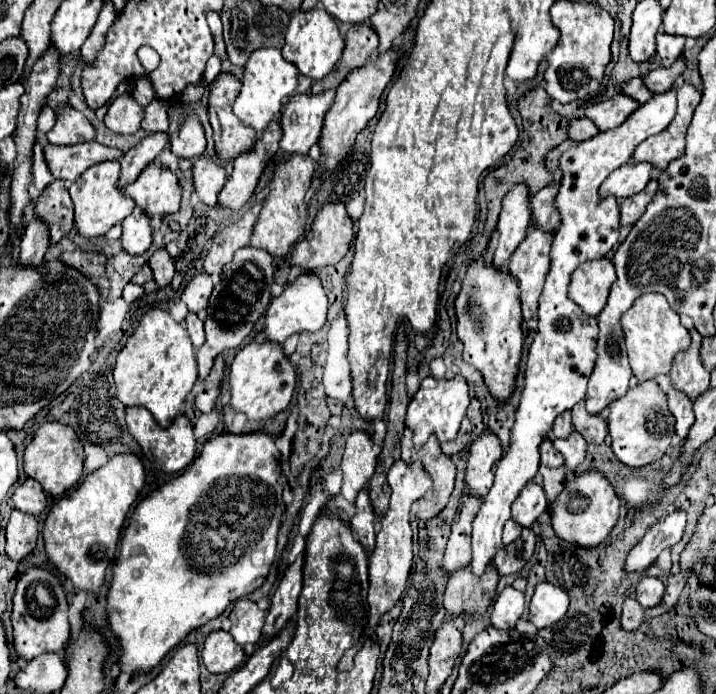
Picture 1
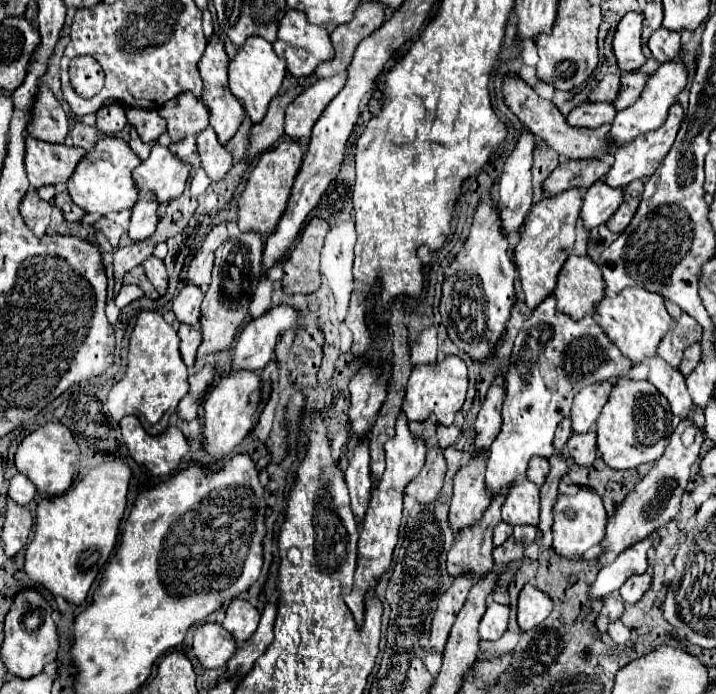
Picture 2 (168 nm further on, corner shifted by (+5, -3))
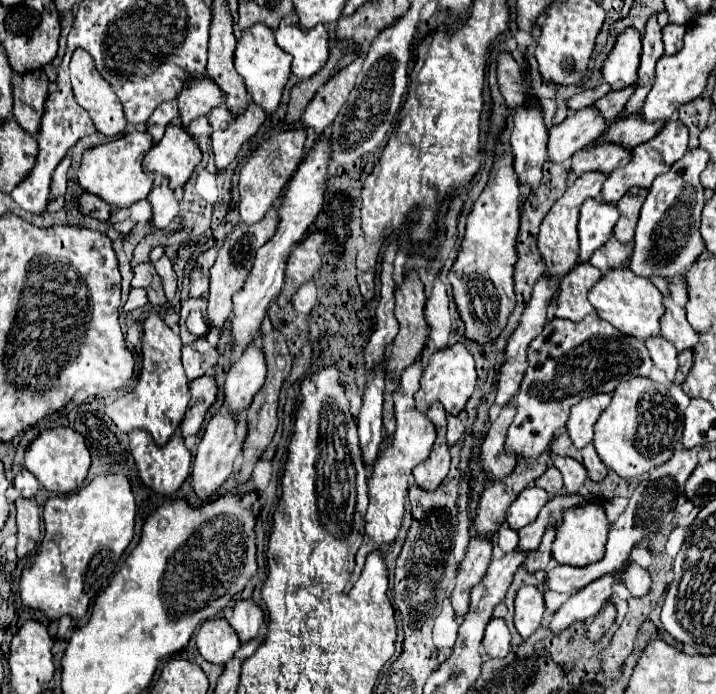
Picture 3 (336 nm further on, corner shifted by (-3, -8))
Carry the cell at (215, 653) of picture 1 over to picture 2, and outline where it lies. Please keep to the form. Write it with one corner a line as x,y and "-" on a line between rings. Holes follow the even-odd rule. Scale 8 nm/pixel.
201,623
197,629
195,629
195,635
193,635
193,653
195,657
199,659
199,663
207,669
219,669
219,667
225,667
227,659
235,653
237,645
235,645
235,639
223,629
223,625
219,623

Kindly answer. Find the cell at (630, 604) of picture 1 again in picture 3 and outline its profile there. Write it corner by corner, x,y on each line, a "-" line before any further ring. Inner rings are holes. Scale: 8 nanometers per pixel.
605,604
605,608
601,608
601,612
587,626
587,638
597,642
611,628
615,618
617,618
617,608
613,604

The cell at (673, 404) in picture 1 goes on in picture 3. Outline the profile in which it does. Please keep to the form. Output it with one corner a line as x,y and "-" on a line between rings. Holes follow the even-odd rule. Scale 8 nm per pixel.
655,336
653,340
645,342
645,346
651,354
651,360
653,360
655,368
663,370
669,384
673,384
675,374
677,374
677,350
663,336

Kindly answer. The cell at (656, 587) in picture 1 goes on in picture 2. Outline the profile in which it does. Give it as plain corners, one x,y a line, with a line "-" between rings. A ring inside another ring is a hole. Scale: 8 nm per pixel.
641,573
641,575
631,575
619,589
619,595
625,603
637,603
645,591
651,587
651,575

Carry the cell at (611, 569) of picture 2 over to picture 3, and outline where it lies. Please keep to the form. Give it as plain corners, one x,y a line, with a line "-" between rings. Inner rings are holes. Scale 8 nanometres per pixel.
605,574
597,578
595,582
587,584
581,592
573,594
553,616
551,620
551,630
559,632
573,624
575,620
587,620
595,616
613,596
613,586
623,582
621,574

